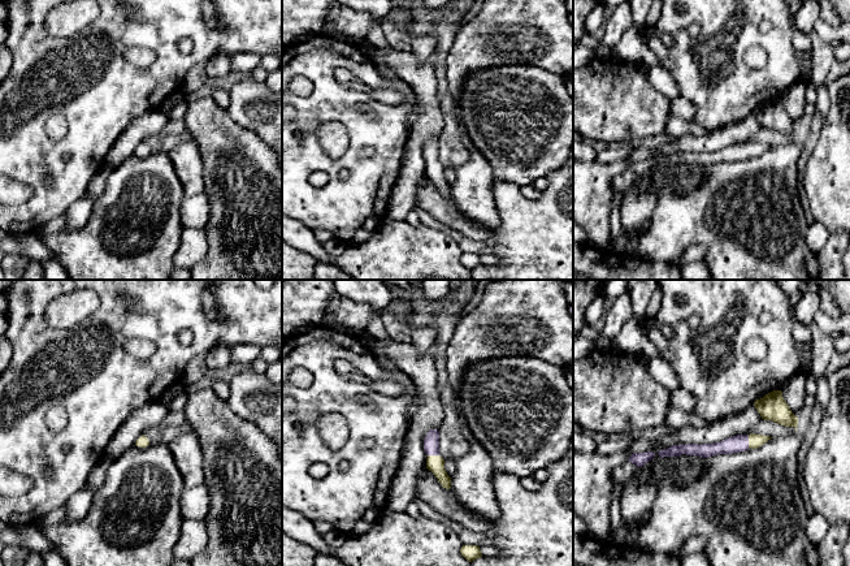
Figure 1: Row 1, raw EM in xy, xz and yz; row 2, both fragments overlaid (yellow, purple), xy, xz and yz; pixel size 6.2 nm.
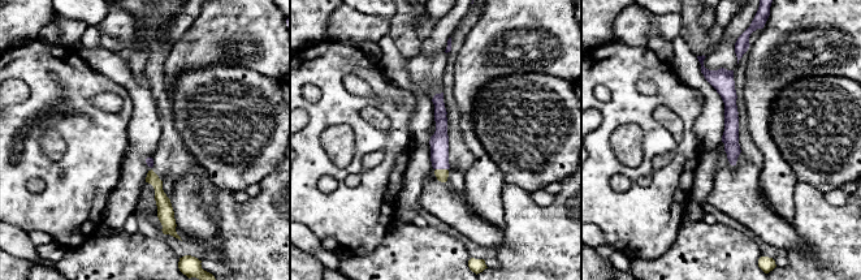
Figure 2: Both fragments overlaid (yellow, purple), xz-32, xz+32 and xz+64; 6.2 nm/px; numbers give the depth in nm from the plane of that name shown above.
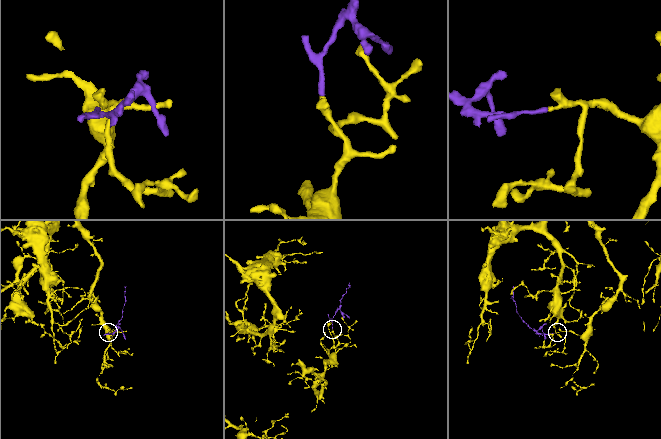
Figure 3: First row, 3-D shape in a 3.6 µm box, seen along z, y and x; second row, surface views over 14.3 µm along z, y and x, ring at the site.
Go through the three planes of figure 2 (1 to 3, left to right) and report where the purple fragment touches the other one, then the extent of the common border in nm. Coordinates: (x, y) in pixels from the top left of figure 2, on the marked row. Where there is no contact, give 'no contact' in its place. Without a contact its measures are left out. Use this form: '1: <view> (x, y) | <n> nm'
1: no contact
2: xz+32 (441, 169) | 70 nm
3: no contact

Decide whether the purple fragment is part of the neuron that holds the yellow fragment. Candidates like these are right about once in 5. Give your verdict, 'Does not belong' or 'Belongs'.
Belongs

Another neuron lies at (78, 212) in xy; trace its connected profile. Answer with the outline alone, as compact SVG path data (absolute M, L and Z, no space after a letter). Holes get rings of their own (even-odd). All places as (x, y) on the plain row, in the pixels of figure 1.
M86 195L71 203L65 211L68 215L65 229L77 230L83 228L92 212L94 204L95 200Z

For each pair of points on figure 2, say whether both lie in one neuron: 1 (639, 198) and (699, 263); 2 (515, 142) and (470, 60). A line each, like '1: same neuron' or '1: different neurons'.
1: different neurons
2: different neurons

